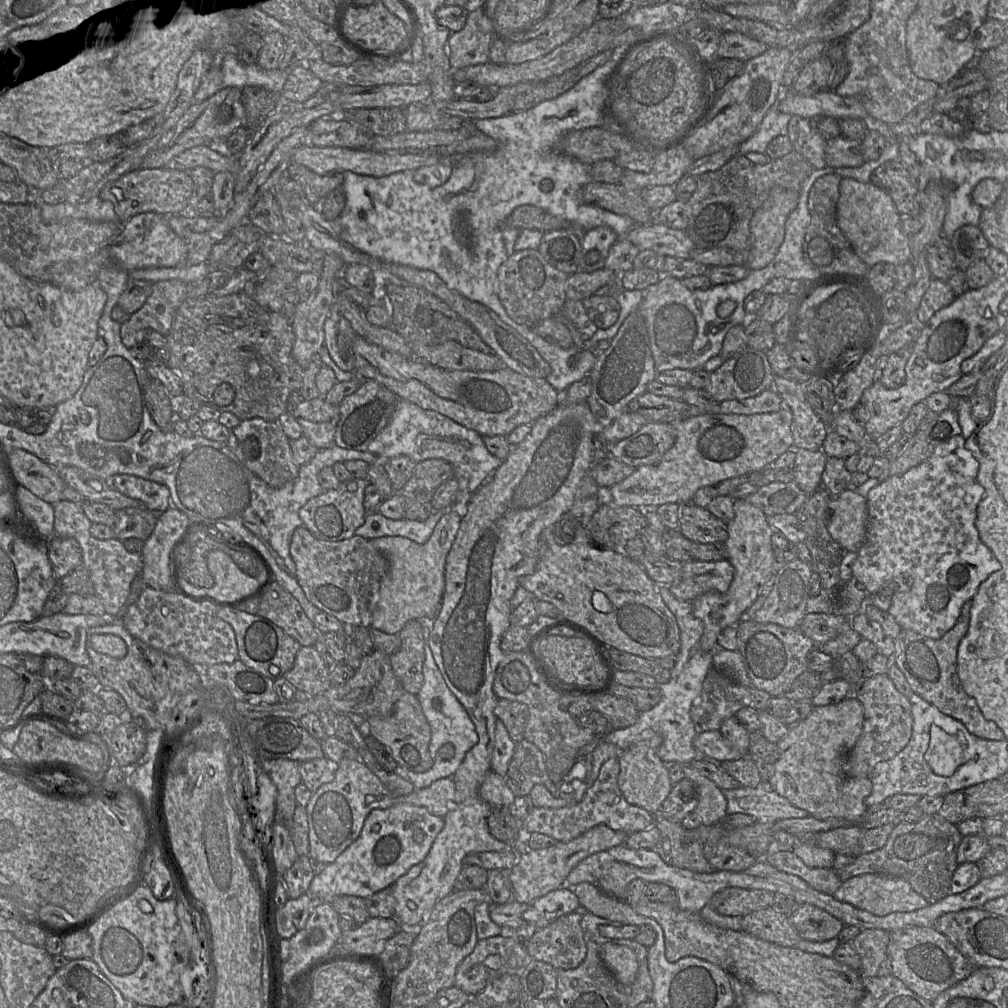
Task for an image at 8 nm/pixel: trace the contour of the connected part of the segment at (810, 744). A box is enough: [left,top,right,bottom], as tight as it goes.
[764,693,872,821]

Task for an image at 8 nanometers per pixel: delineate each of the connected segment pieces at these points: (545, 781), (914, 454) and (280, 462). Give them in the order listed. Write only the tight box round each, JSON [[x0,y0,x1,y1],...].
[[504,738,562,797],[877,408,961,481],[227,418,300,488]]

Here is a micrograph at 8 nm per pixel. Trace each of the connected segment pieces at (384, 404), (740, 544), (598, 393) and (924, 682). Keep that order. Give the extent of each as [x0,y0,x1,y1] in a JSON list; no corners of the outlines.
[[334,380,398,450],[692,498,776,653],[586,310,658,464],[894,601,1003,740]]

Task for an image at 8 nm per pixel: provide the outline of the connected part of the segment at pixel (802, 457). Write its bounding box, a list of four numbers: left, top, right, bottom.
[792,449,826,494]

